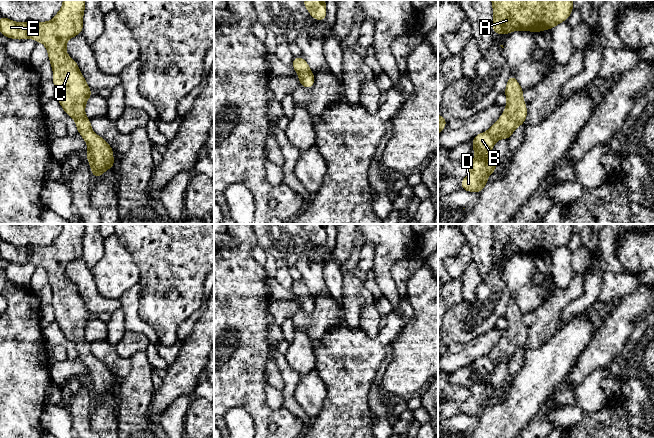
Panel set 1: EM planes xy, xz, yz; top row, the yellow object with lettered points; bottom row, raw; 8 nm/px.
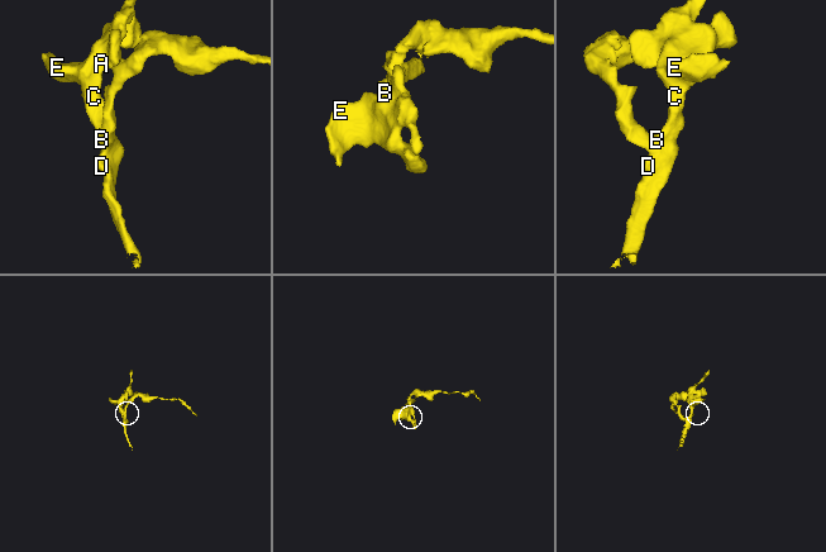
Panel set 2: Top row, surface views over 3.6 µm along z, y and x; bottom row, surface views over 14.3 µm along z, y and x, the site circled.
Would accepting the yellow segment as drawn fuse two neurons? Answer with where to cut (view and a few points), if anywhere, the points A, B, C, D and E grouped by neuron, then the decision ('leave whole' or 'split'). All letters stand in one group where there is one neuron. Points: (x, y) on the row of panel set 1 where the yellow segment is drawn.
no cut | A B C D E | leave whole

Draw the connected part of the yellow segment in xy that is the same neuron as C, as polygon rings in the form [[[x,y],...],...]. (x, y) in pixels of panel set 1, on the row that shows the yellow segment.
[[[63,0],[63,5],[48,22],[14,22],[0,16],[0,33],[7,38],[31,38],[45,45],[53,69],[55,97],[61,107],[76,121],[77,131],[88,145],[86,157],[93,179],[114,167],[113,149],[91,129],[85,116],[85,105],[92,95],[78,64],[66,52],[67,41],[83,31],[85,0]]]

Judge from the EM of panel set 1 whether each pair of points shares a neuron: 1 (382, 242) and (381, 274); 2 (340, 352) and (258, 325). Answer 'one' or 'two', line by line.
1: one
2: two

